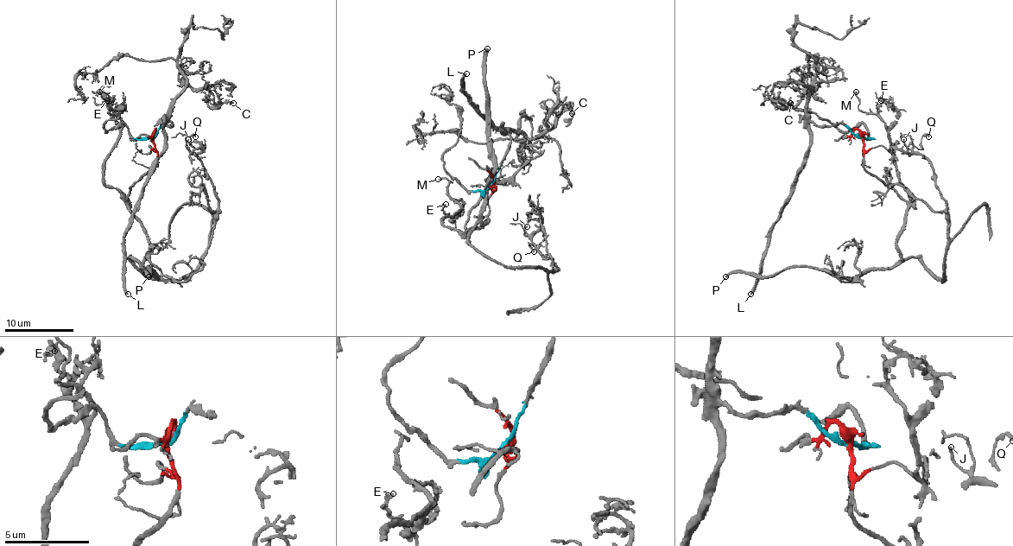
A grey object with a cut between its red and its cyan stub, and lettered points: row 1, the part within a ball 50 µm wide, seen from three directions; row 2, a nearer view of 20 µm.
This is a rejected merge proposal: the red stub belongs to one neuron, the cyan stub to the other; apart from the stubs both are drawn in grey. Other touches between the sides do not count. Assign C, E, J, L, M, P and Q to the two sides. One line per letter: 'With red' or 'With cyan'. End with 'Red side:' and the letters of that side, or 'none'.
C: With cyan
E: With red
J: With red
L: With cyan
M: With red
P: With red
Q: With red
Red side: E, J, M, P, Q

